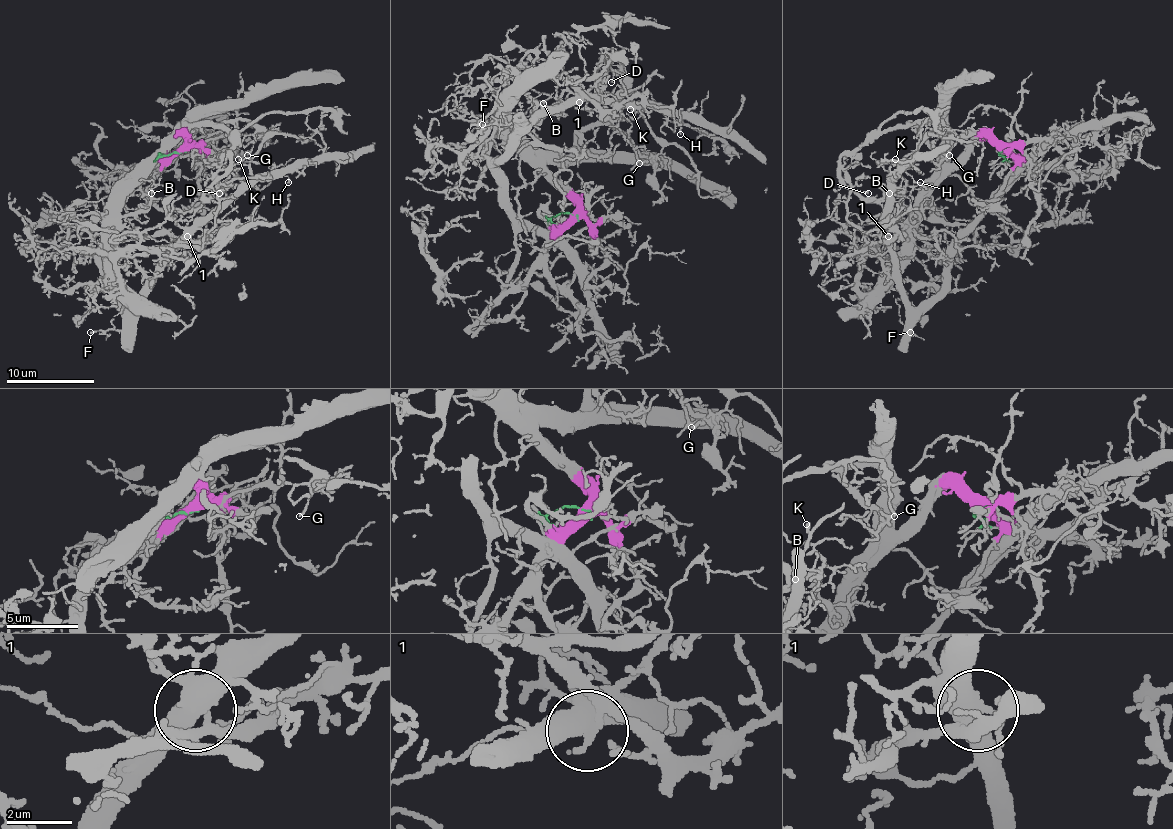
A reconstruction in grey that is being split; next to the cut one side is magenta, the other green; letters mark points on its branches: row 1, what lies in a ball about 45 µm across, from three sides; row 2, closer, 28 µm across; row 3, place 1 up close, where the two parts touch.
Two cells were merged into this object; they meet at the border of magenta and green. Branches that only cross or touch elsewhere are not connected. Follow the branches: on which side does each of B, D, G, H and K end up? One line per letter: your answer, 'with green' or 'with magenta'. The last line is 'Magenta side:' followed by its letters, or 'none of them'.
B: with green
D: with green
G: with magenta
H: with green
K: with green
Magenta side: G

